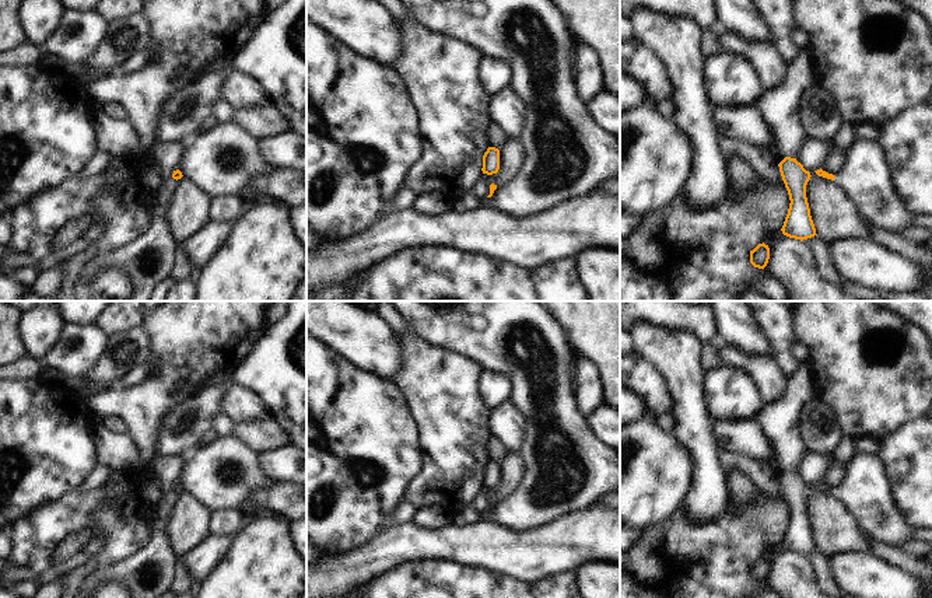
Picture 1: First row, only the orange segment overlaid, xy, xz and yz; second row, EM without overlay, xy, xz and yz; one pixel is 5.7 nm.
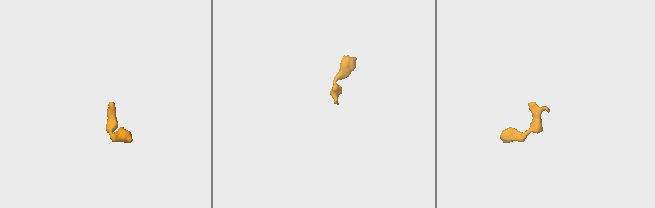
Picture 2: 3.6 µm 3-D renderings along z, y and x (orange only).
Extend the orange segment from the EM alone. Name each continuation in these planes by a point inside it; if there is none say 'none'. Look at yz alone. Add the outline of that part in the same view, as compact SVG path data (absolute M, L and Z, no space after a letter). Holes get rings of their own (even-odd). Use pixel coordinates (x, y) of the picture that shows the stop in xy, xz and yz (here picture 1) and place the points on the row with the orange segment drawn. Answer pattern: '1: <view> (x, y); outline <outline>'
1: yz (865, 178); outline M855 140L834 182L869 223L893 232L914 225L915 216L894 188L879 140Z

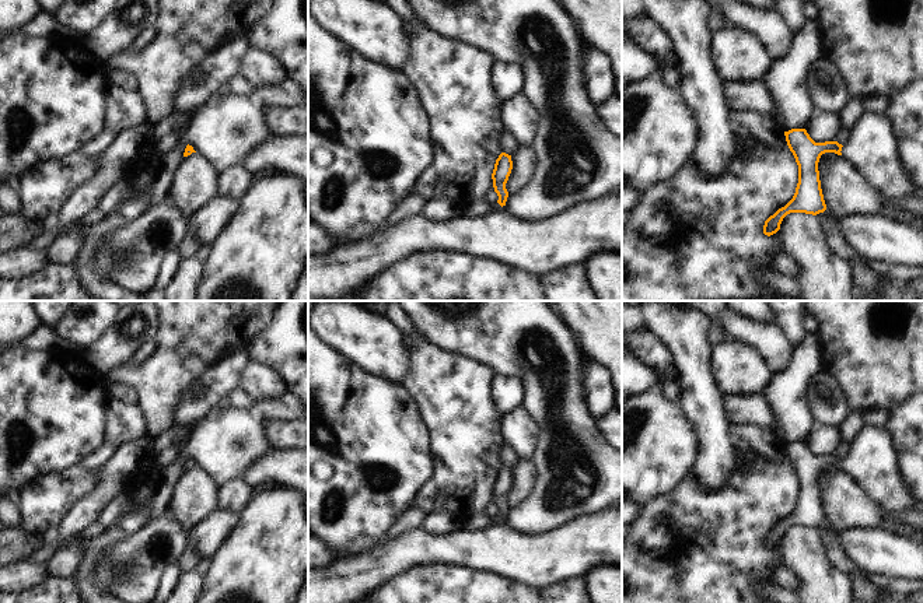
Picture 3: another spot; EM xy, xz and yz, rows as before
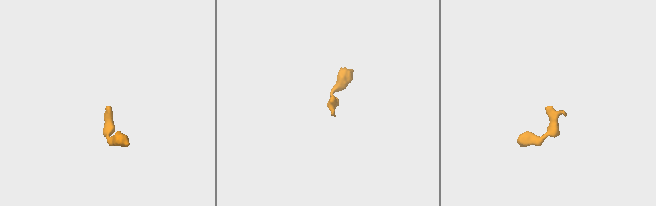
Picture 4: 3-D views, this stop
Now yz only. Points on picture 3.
1: yz (871, 149); outline M864 112L840 152L885 199L915 196L917 186L901 164L896 139L887 115Z

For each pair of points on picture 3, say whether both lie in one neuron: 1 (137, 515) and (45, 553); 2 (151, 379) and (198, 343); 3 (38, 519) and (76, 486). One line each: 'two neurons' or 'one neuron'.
1: two neurons
2: one neuron
3: one neuron

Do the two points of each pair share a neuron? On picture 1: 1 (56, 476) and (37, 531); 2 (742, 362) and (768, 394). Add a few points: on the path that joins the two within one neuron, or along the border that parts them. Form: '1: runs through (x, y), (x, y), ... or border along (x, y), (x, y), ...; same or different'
1: border along (76, 489), (37, 506), (17, 520); different
2: runs through (750, 366), (768, 385); same

